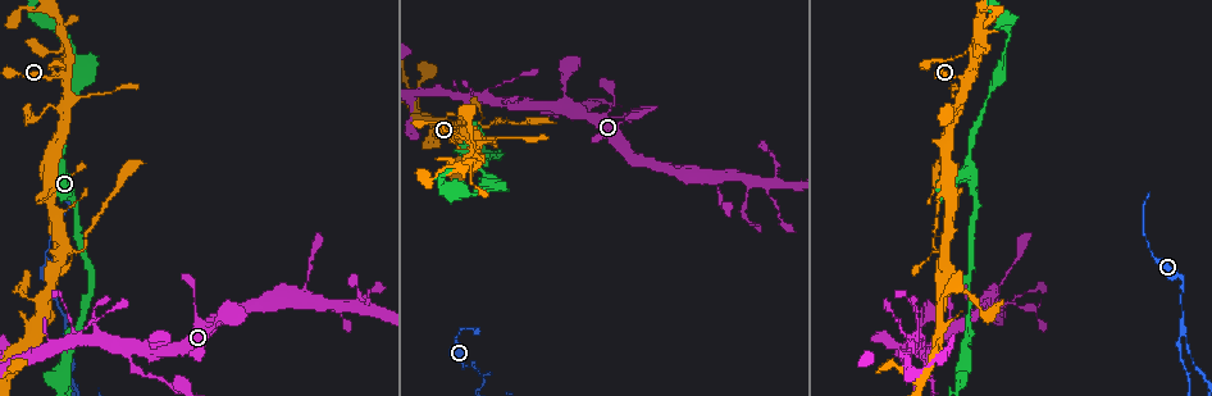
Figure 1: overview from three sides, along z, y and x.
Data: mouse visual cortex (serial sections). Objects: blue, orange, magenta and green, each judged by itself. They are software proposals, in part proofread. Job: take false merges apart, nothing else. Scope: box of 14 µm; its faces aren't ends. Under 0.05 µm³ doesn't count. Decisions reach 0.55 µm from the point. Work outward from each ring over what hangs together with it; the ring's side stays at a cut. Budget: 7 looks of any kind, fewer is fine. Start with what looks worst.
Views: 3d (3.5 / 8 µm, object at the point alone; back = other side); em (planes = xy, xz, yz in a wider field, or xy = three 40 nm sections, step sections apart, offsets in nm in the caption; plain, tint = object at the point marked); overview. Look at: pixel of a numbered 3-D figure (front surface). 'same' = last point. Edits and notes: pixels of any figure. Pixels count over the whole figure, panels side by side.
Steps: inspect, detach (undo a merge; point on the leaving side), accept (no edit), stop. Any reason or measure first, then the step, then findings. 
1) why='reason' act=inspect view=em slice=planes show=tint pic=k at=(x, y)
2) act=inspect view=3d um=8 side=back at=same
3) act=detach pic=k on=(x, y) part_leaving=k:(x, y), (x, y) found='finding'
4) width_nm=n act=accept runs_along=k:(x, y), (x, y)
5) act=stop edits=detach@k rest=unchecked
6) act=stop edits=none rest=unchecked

why='two arms at a narrow angle' act=inspect view=em slice=planes show=tint pic=1 at=(476, 369)

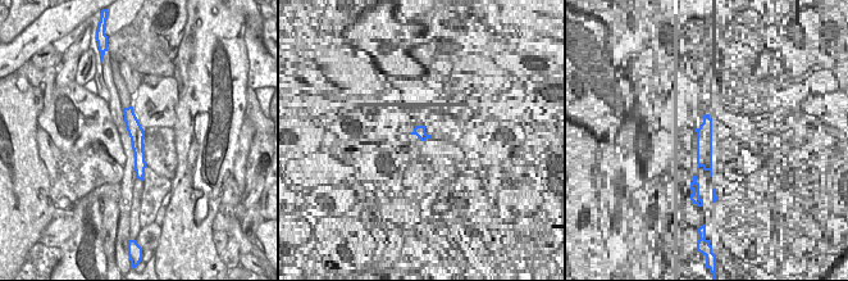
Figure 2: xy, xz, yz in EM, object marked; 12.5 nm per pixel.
act=inspect view=3d um=3.5 at=same

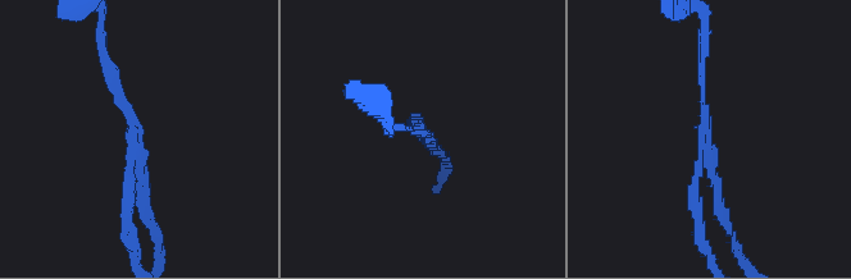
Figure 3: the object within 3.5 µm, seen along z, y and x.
arms=3 act=detach pic=3 on=(127, 222) part_leaving=3:(132, 165), (124, 236), (136, 260) found='a second cell is stuck on'

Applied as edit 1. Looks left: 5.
why='see it whole again' act=inspect view=overview

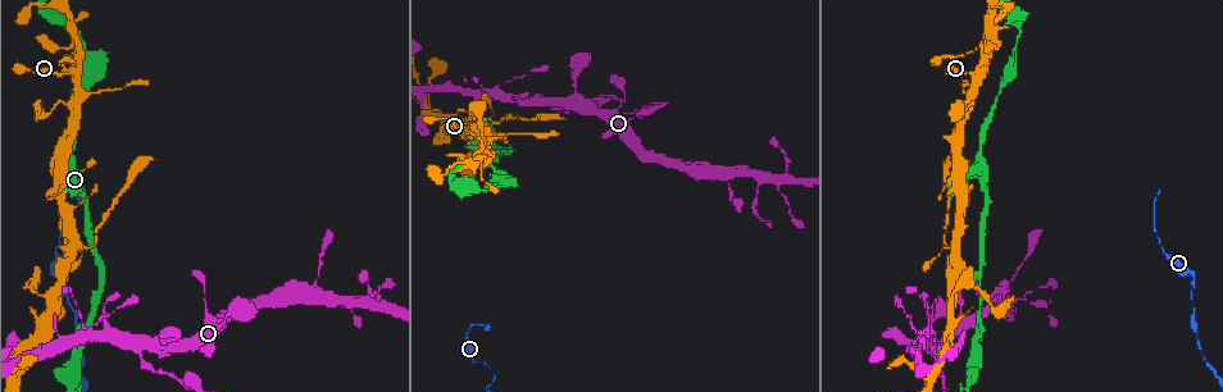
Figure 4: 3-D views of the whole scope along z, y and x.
why='thin arm on a thick one' act=inspect view=3d um=8 pic=4 at=(74, 73)

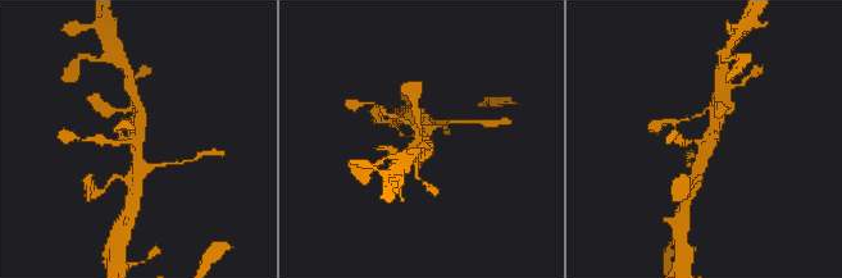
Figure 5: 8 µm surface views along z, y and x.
act=inspect view=3d um=3.5 pic=5 at=(135, 142)

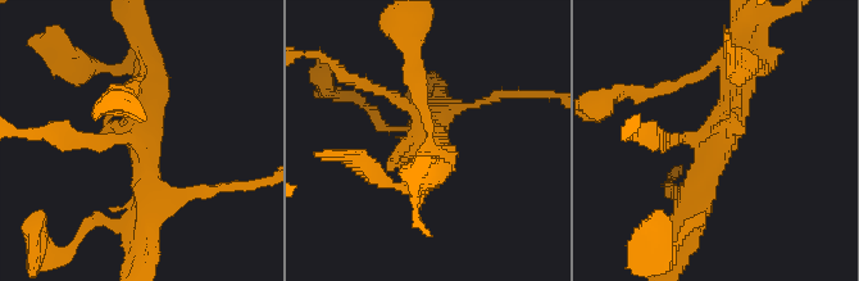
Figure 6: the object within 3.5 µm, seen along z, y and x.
why='now the EM' act=inspect view=em slice=planes show=tint pic=6 at=(146, 135)

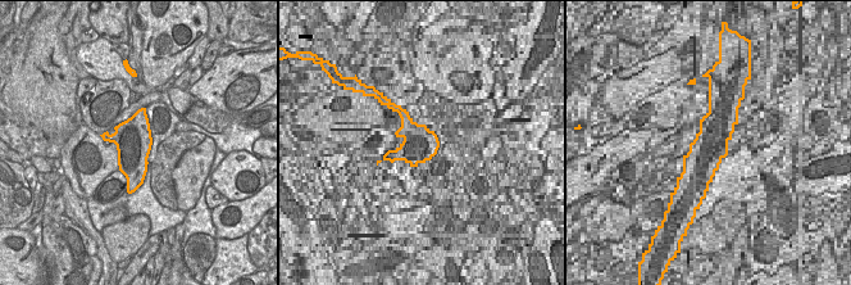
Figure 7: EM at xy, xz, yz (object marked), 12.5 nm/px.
act=accept runs_along=6:(81, 137), (144, 137), (148, 217) found='all the same cell'

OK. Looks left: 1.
why='thin arm on a thick one' act=inspect view=3d um=3.5 pic=4 at=(140, 356)

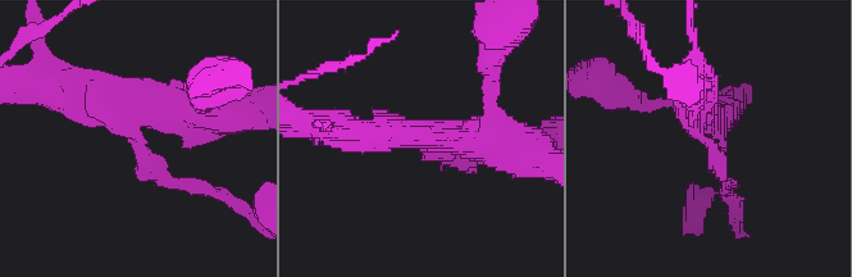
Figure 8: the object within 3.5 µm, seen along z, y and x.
act=detach pic=8 on=(716, 169) found='two cells meet here'

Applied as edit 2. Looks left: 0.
act=stop edits=detach@3,detach@8 rest=unchecked

